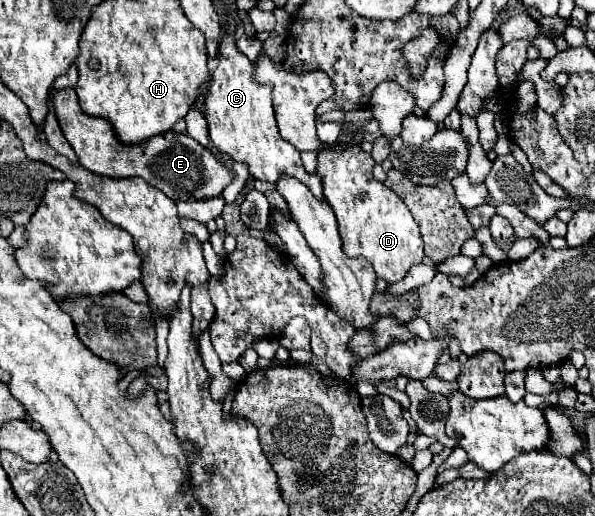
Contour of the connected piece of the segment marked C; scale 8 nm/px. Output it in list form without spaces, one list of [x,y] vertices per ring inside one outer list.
[[[227,24],[227,36],[219,46],[219,64],[213,72],[205,98],[205,116],[209,120],[211,142],[219,152],[227,152],[237,162],[247,164],[253,178],[275,184],[281,176],[293,176],[303,182],[317,200],[325,200],[321,178],[317,174],[309,174],[301,164],[299,150],[279,136],[269,86],[253,84],[253,62],[237,50],[233,30],[235,24]]]

